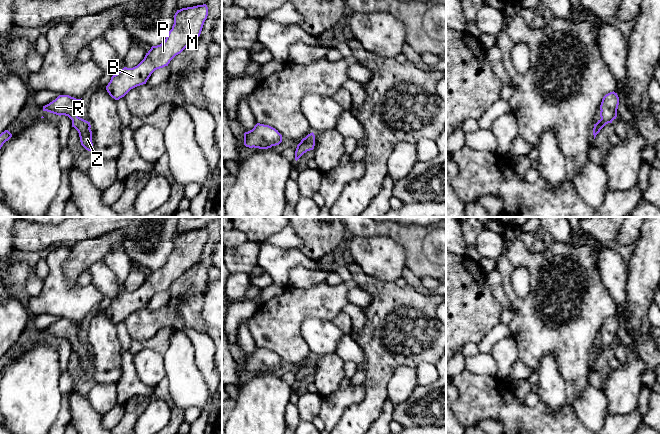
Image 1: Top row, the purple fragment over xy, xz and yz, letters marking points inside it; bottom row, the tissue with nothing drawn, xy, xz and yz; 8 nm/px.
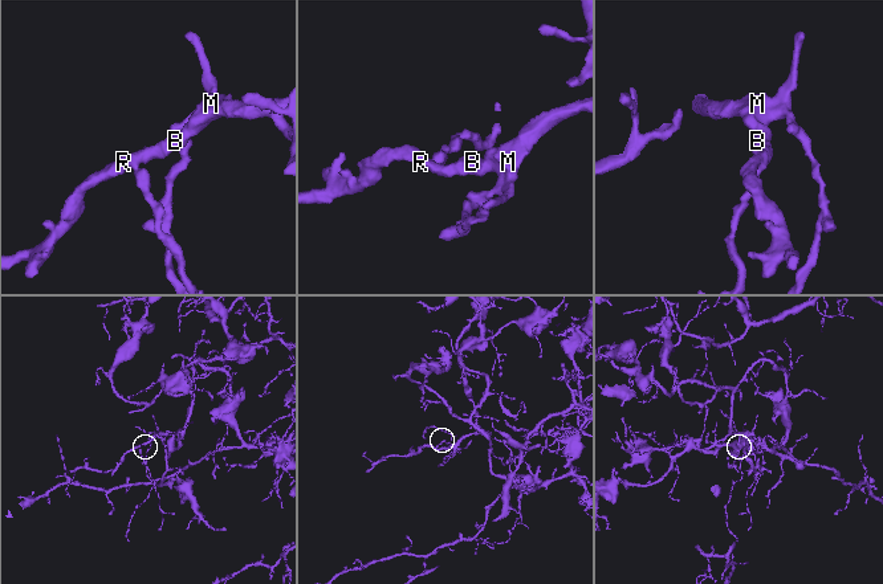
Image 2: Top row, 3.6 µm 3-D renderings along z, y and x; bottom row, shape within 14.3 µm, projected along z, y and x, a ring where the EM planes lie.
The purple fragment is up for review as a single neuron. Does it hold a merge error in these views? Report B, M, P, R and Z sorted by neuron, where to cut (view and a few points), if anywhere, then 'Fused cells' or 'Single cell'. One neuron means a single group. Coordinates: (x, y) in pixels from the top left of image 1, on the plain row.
Groups: B M P R Z. No split. Single cell

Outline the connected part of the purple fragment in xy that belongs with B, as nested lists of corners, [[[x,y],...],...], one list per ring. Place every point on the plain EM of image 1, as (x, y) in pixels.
[[[206,228],[177,234],[174,248],[165,265],[160,269],[152,270],[137,290],[124,291],[113,299],[106,310],[109,319],[119,324],[131,313],[146,308],[155,294],[168,290],[176,279],[200,260],[207,240]]]

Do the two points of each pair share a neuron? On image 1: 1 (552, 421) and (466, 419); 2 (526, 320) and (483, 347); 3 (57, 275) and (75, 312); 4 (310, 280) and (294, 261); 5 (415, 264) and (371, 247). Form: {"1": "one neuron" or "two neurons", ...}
{"1": "one neuron", "2": "two neurons", "3": "one neuron", "4": "two neurons", "5": "two neurons"}

